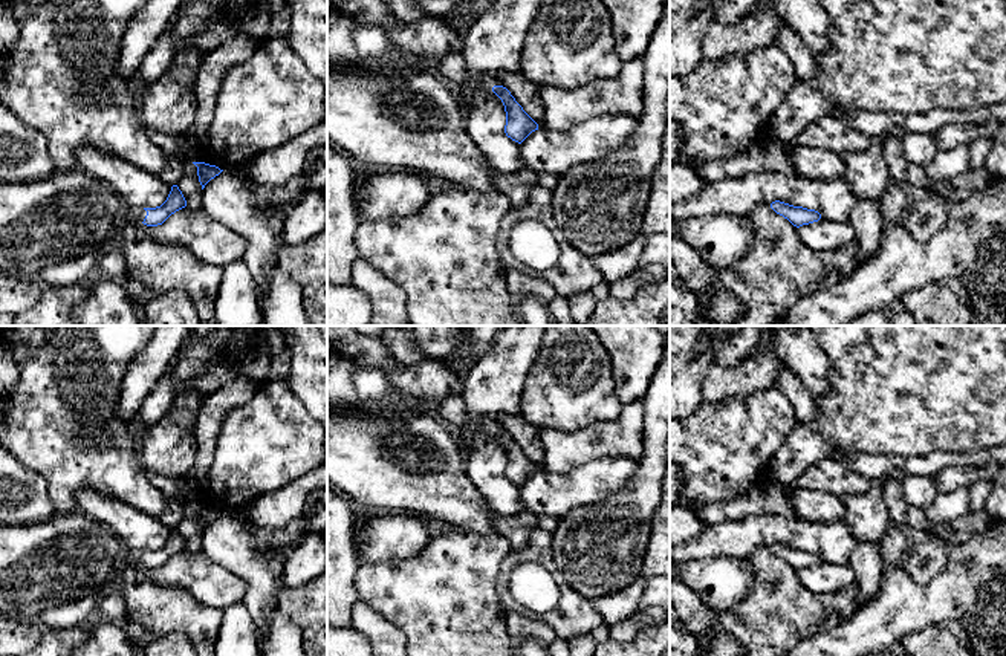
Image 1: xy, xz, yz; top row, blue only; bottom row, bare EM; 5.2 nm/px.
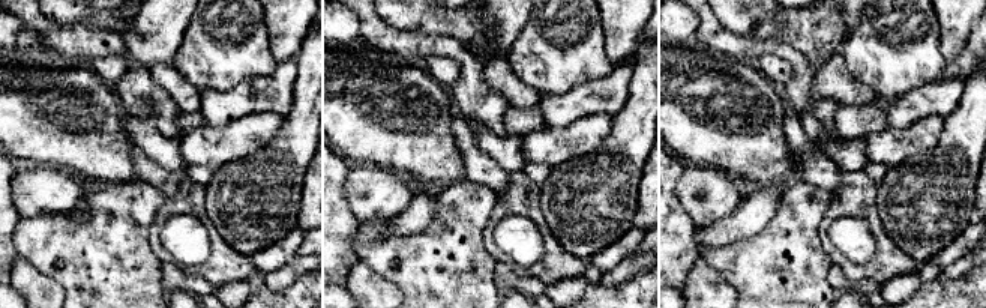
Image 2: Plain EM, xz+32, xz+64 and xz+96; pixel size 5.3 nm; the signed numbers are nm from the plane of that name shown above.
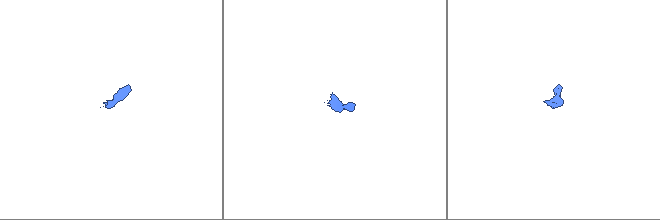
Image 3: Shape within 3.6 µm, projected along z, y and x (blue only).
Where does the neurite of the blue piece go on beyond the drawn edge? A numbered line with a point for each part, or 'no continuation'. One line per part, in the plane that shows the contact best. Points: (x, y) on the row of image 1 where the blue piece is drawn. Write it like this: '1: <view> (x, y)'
1: xy (130, 214)

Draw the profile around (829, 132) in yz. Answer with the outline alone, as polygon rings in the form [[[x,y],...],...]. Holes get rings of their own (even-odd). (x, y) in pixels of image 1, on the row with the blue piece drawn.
[[[824,115],[806,127],[790,144],[826,148],[841,156],[867,151],[871,139],[849,122],[833,115]]]

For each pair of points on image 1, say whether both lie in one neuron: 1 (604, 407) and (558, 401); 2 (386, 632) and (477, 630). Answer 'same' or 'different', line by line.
1: same
2: different

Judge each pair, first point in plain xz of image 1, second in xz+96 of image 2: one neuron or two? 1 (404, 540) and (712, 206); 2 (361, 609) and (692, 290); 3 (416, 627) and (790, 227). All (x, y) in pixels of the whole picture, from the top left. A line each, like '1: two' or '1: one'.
1: one
2: one
3: one

